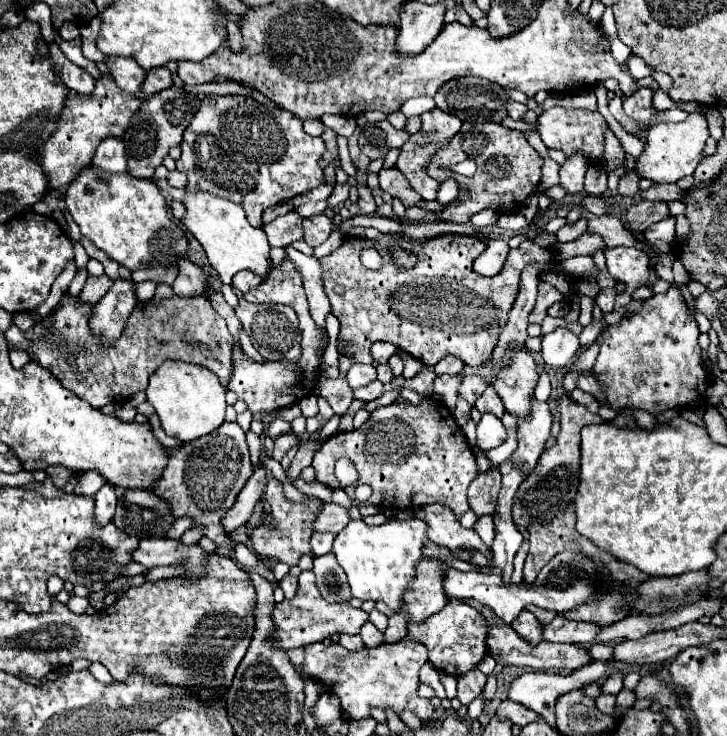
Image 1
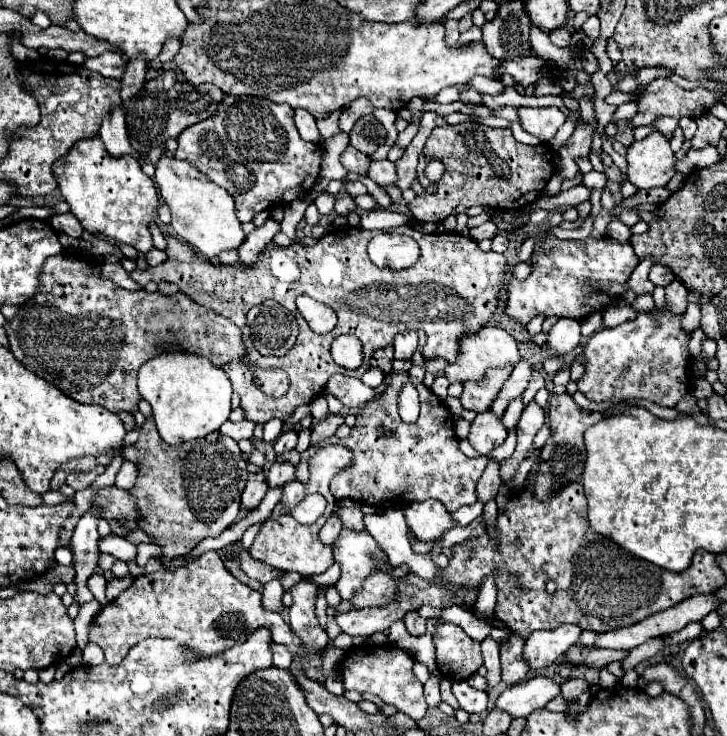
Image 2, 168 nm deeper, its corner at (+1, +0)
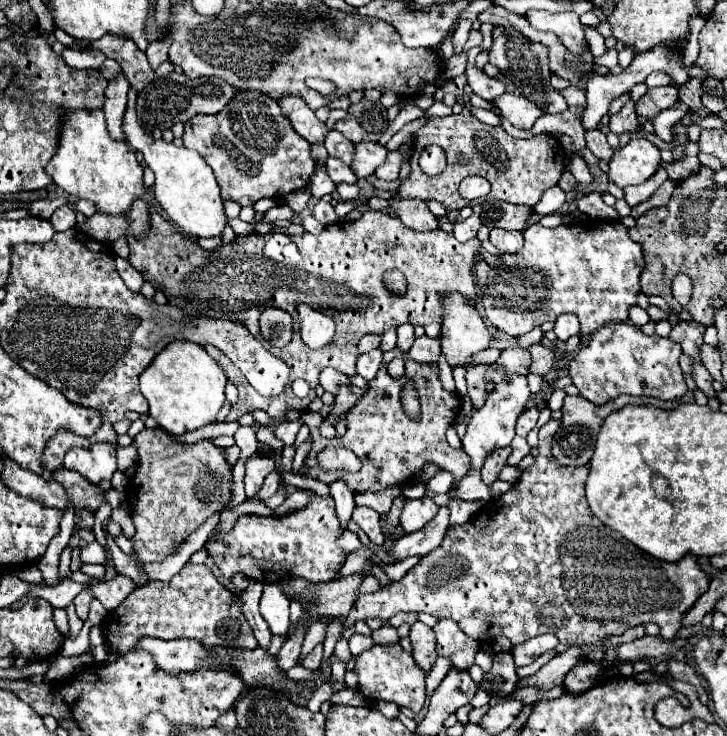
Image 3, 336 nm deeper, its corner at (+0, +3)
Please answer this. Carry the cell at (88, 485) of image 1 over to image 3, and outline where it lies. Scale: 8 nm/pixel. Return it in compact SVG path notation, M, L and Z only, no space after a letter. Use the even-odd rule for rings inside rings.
M95 445L91 449L71 449L65 455L65 469L81 473L93 483L109 481L111 475L117 471L115 447Z

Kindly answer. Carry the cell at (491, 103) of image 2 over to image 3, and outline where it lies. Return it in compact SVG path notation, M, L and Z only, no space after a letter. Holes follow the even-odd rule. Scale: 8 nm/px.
M473 47L469 49L469 61L467 61L467 79L469 79L469 85L473 89L475 95L487 99L487 101L495 101L497 97L501 97L505 93L505 83L501 79L493 79L489 75L485 75L483 71L479 71L475 67L475 57L477 53L481 51L481 47Z

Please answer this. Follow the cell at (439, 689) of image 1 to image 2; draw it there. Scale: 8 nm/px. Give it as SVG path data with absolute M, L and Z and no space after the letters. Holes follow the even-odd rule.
M454 682L452 684L452 692L460 704L460 708L468 714L472 712L486 712L488 708L488 694L484 690L474 690L462 682Z

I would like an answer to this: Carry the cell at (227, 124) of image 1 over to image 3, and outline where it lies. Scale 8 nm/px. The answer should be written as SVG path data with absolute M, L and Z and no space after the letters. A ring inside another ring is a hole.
M239 91L221 113L201 115L201 117L193 117L193 121L187 121L183 143L187 149L195 149L213 169L217 183L221 187L223 199L235 201L241 207L247 207L247 205L253 207L259 199L265 199L265 197L277 199L293 191L301 191L307 187L315 171L311 145L297 131L293 131L291 121L283 115L279 103L257 91Z

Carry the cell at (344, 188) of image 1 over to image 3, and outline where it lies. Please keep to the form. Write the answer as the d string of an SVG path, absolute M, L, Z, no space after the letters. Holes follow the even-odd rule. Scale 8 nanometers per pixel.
M323 199L315 203L315 207L313 207L313 217L315 217L317 221L325 223L325 225L331 225L331 223L337 221L337 213L335 213L333 205L327 203L327 201L323 201Z

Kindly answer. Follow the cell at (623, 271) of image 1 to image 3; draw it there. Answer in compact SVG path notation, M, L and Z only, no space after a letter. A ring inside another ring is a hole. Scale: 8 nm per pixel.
M583 219L571 225L559 225L547 229L539 223L525 229L525 245L517 253L505 253L499 257L497 265L487 265L485 261L475 263L475 281L481 291L481 305L485 307L487 321L505 331L507 335L519 337L531 331L535 325L545 321L555 321L561 313L577 315L583 331L583 339L589 339L599 327L607 323L619 323L627 319L627 309L635 305L635 295L641 291L639 275L643 265L641 247L631 241L629 231L619 221L597 221Z

